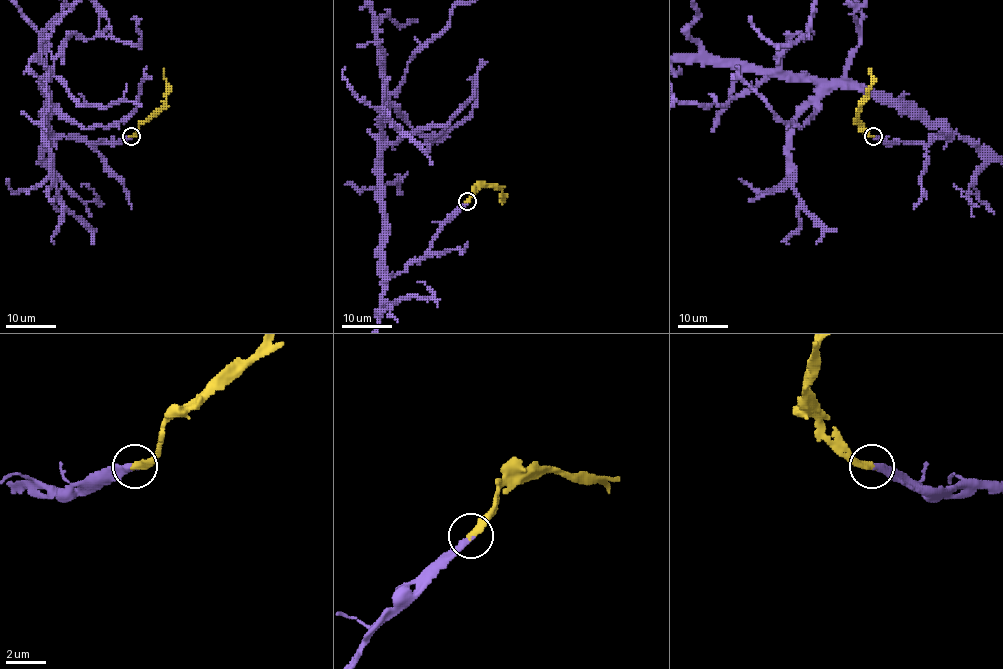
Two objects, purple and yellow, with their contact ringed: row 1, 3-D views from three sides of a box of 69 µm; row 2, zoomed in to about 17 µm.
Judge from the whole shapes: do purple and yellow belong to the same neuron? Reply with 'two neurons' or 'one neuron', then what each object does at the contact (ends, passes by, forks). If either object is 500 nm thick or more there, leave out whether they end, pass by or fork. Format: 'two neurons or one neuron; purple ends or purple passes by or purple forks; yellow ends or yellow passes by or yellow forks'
one neuron; purple ends; yellow ends

